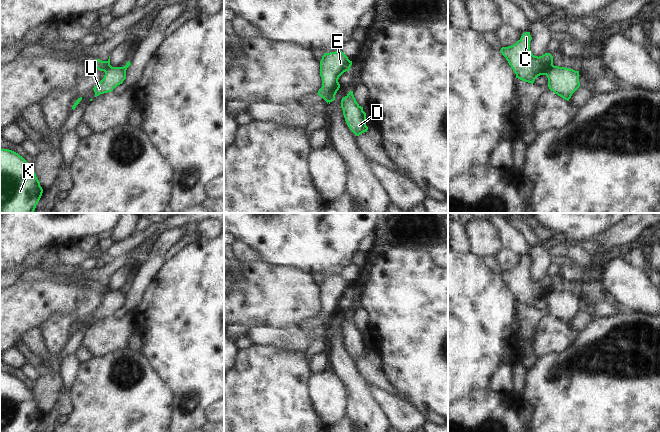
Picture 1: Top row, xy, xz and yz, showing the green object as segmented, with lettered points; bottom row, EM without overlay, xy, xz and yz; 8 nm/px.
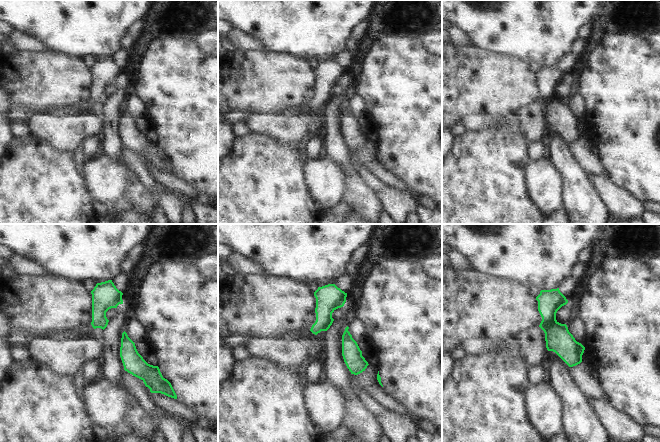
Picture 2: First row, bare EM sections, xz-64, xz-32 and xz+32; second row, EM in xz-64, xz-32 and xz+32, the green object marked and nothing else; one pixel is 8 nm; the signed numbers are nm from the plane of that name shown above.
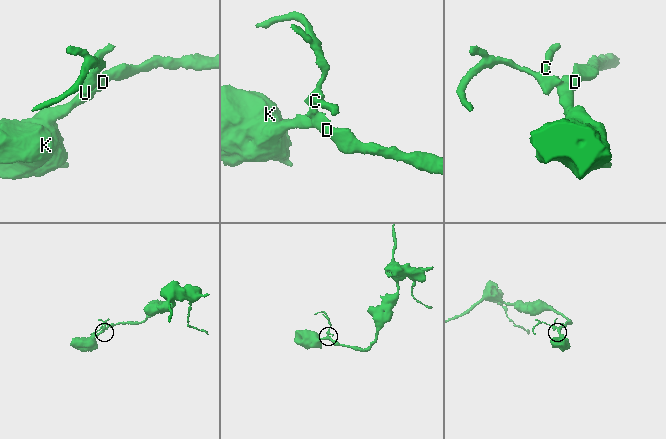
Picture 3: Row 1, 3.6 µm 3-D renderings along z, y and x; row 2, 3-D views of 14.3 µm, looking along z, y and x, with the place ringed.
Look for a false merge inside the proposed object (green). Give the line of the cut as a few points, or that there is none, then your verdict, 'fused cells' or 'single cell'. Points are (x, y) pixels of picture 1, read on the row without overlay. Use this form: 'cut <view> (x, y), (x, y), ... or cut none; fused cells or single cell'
cut yz (553, 289), (545, 298); fused cells

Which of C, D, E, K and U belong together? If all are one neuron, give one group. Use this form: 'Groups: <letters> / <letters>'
Groups: C E / D K U

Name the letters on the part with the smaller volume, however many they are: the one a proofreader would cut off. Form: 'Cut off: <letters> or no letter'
Cut off: C, E

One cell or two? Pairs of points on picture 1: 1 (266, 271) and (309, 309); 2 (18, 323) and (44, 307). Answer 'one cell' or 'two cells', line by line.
1: one cell
2: one cell

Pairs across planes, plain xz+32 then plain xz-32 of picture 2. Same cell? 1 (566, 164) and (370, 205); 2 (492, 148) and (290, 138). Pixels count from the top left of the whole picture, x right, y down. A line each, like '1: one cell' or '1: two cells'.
1: one cell
2: two cells

